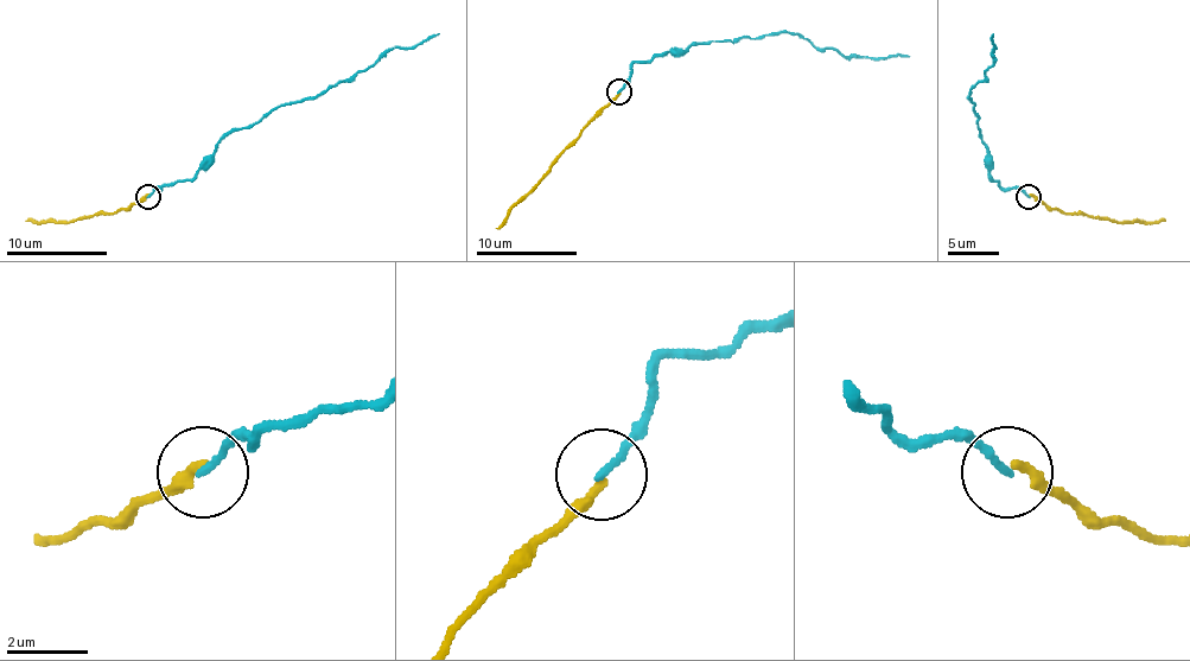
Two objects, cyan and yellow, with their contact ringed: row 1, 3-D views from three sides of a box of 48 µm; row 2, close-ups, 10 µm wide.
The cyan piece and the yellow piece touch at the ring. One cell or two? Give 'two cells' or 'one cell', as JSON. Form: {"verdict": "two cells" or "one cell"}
{"verdict": "one cell"}

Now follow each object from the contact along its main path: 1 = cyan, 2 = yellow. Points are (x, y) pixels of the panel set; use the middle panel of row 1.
1: (619, 93), (634, 62), (685, 52), (692, 44), (738, 42), (743, 37), (786, 31), (846, 57), (910, 57)
2: (619, 93), (495, 229)

